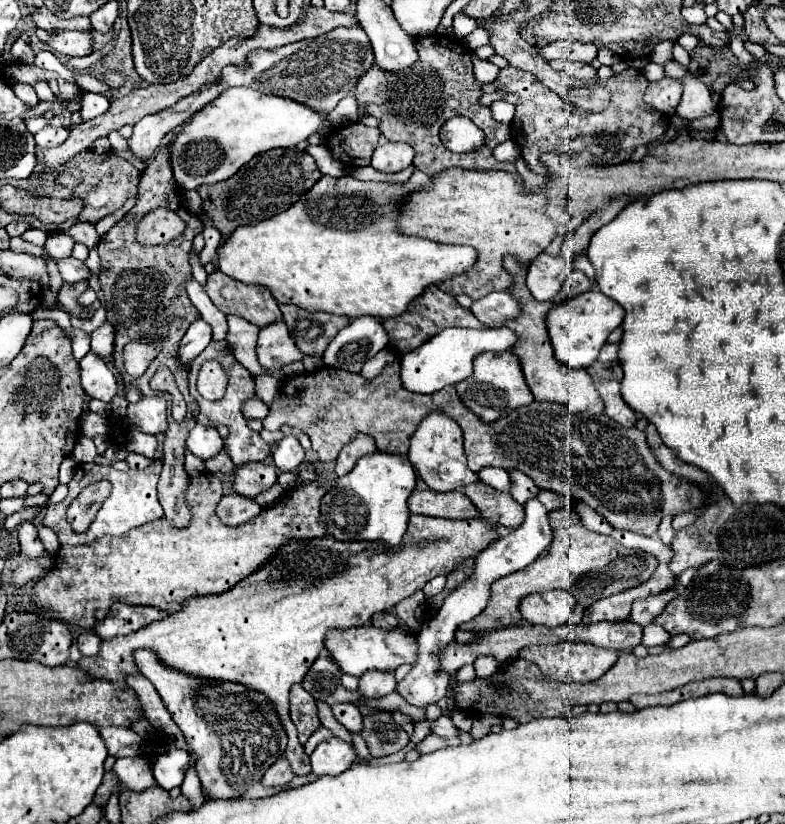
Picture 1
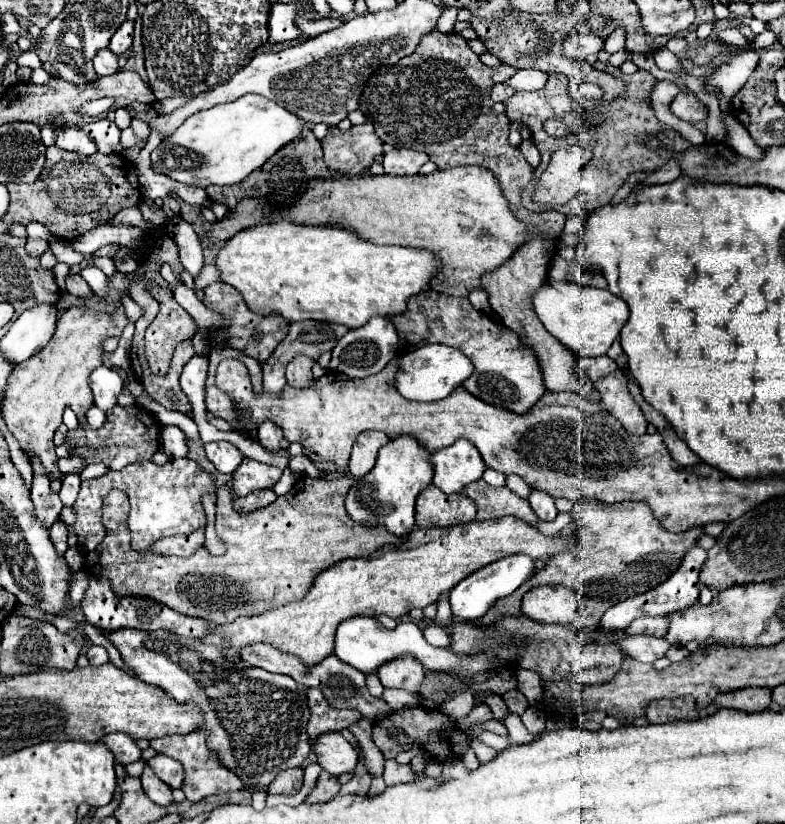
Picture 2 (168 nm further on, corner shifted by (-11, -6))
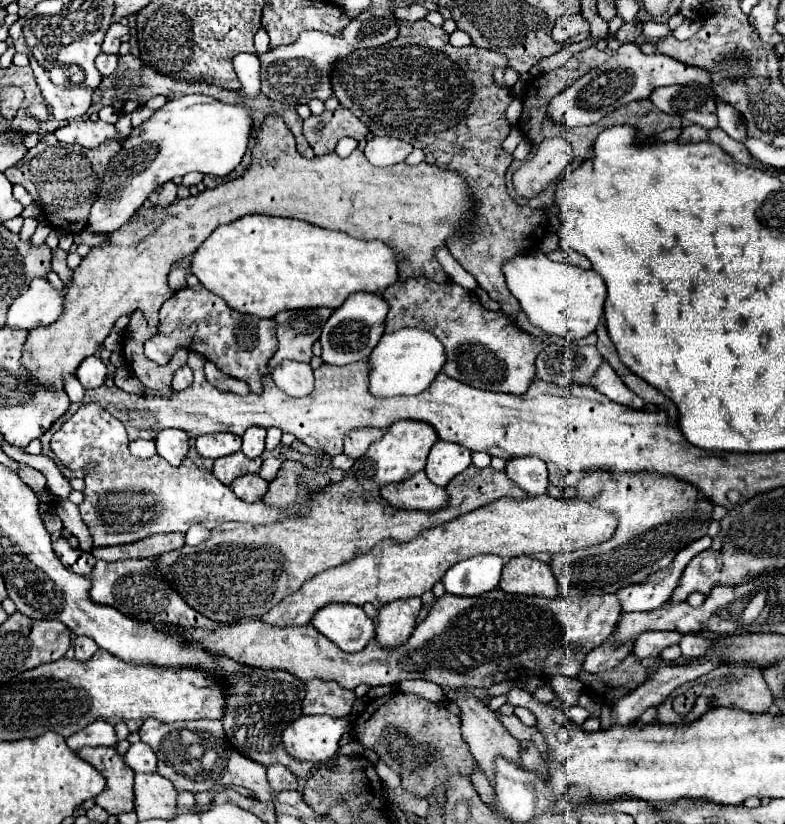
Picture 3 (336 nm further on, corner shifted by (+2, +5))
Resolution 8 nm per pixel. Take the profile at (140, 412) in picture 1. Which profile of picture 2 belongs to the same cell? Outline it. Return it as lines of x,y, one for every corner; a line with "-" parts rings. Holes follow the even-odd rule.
163,426
161,430
161,452
165,452
169,458
187,458
189,446
185,434
177,426

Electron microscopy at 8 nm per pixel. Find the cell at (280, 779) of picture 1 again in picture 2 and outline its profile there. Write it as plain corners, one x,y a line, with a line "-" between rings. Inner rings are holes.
289,768
279,772
277,778
269,784
269,794
297,794
303,786
303,770

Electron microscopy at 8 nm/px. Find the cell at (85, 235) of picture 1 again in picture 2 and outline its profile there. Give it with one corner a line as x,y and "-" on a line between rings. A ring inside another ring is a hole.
133,206
133,208
121,210
111,222
115,222
115,224
133,224
133,226
139,226
141,228
141,224
145,222
145,218
143,218
141,210
137,206

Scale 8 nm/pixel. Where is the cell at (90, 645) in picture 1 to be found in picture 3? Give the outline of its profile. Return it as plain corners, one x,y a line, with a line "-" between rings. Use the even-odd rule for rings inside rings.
76,637
76,641
74,641
74,649
76,649
76,659
78,661
86,661
86,659
90,659
94,653
96,653
96,649
98,649
98,645
90,639
90,637

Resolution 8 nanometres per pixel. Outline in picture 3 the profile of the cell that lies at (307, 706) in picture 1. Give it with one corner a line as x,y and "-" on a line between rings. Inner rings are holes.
312,679
306,681
306,697
302,703
302,713
346,717
352,709
354,699
356,699
354,691
340,687
336,681

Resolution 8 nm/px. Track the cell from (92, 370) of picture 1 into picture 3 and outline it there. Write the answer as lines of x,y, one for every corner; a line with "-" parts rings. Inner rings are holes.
92,355
92,357
86,357
78,371
76,371
76,377
78,381
84,385
84,389
94,389
94,387
100,387
104,385
106,381
106,365
100,361
100,357

